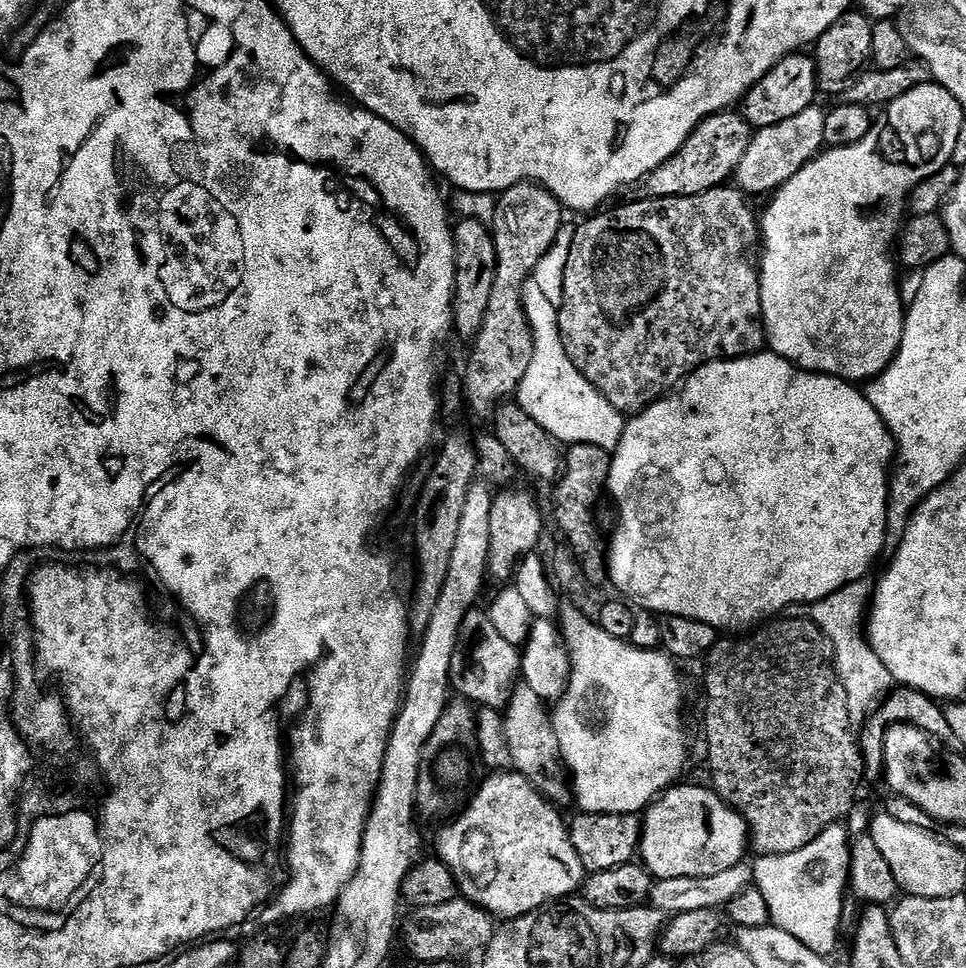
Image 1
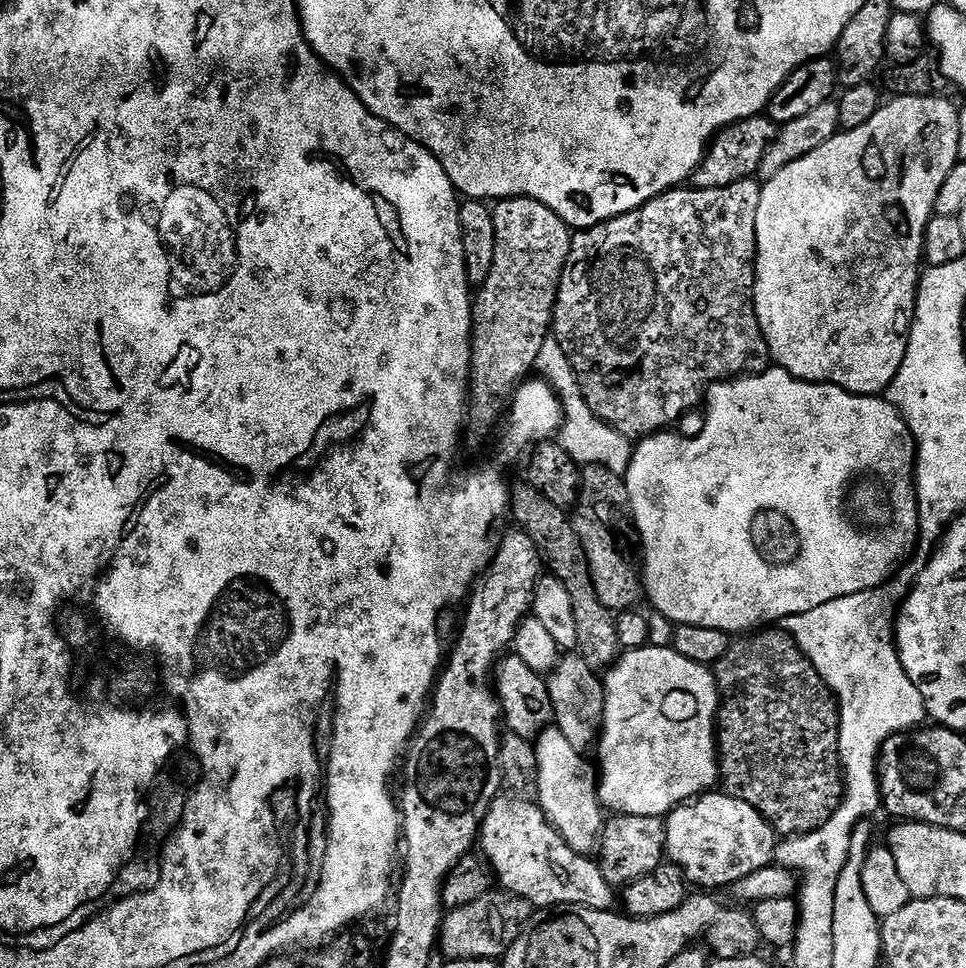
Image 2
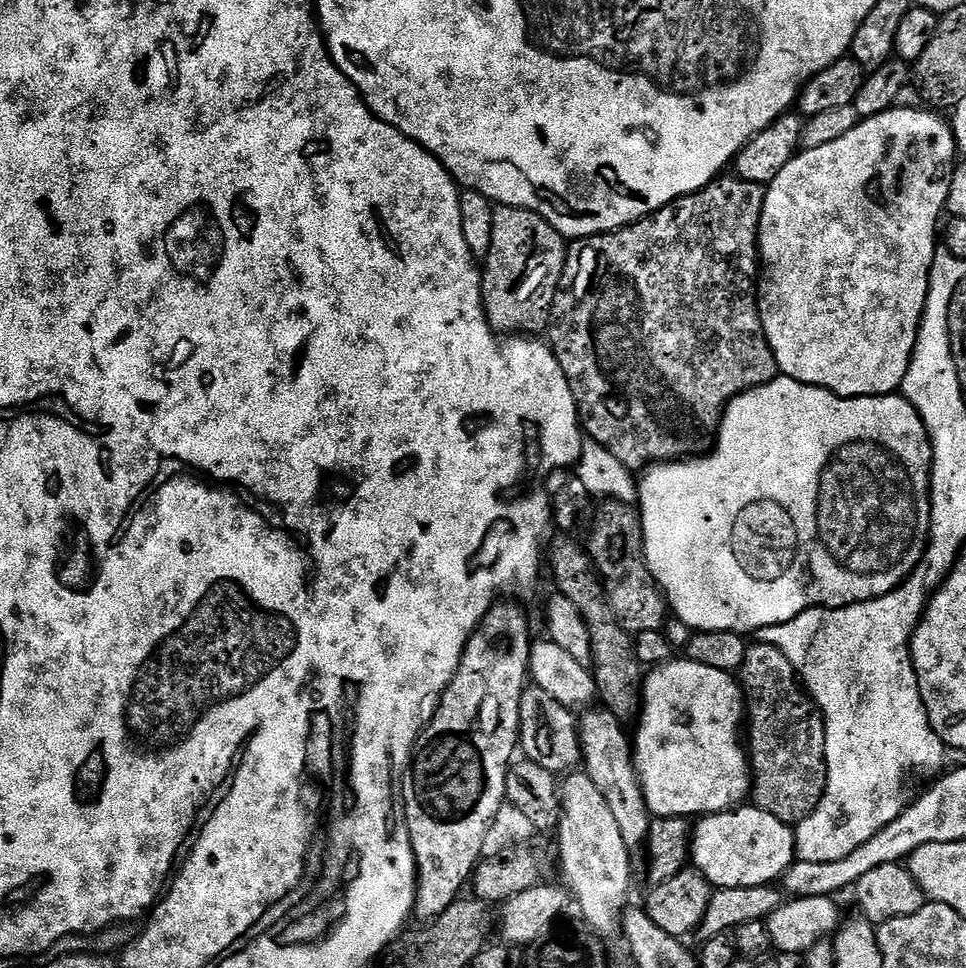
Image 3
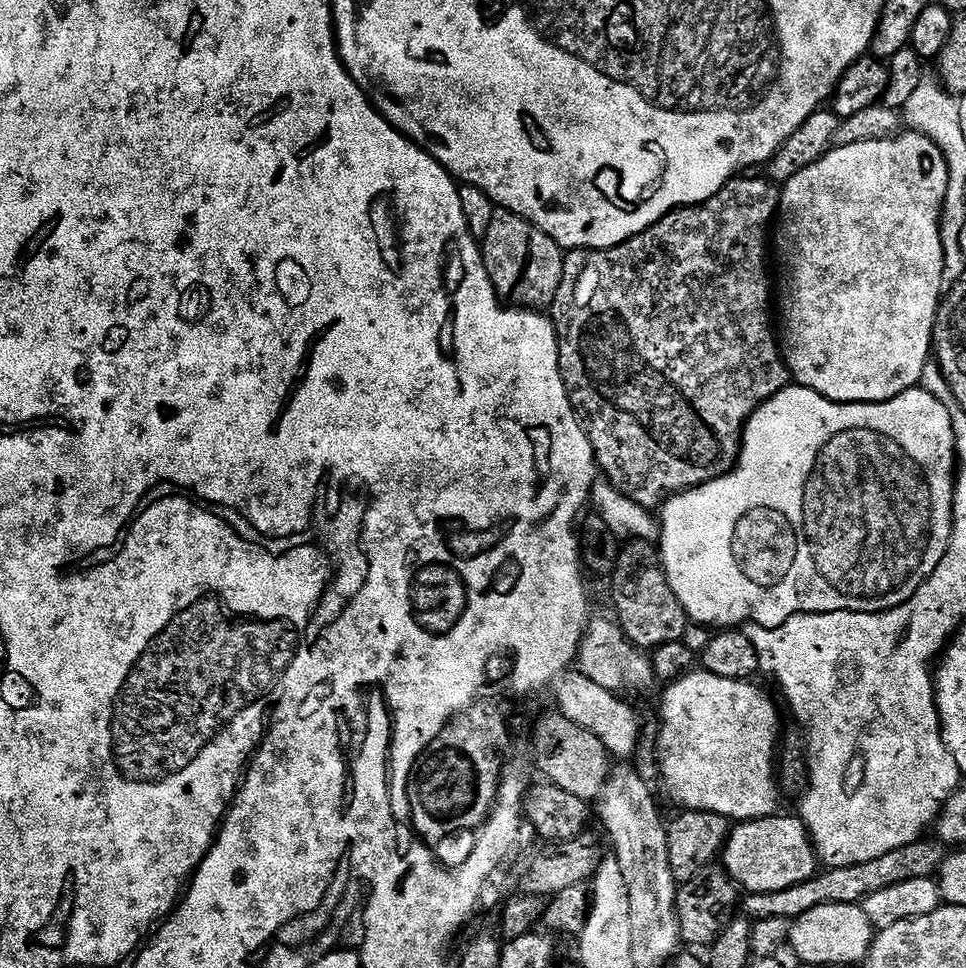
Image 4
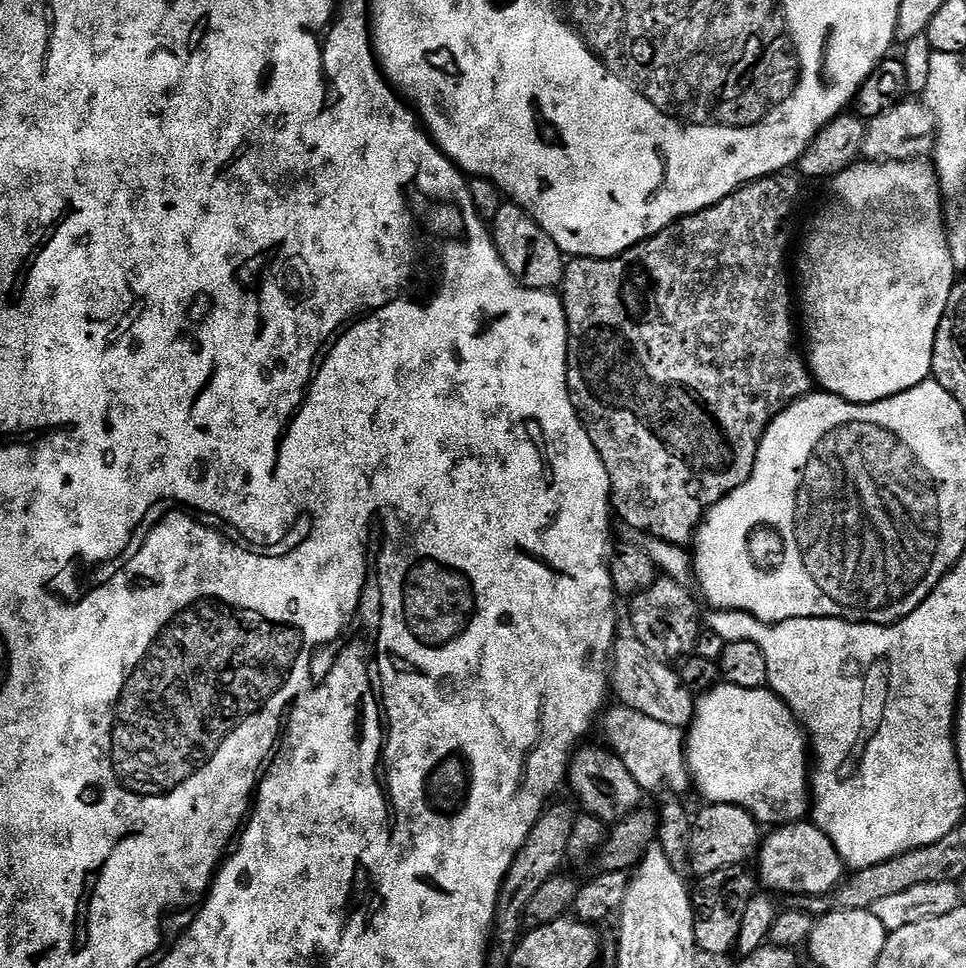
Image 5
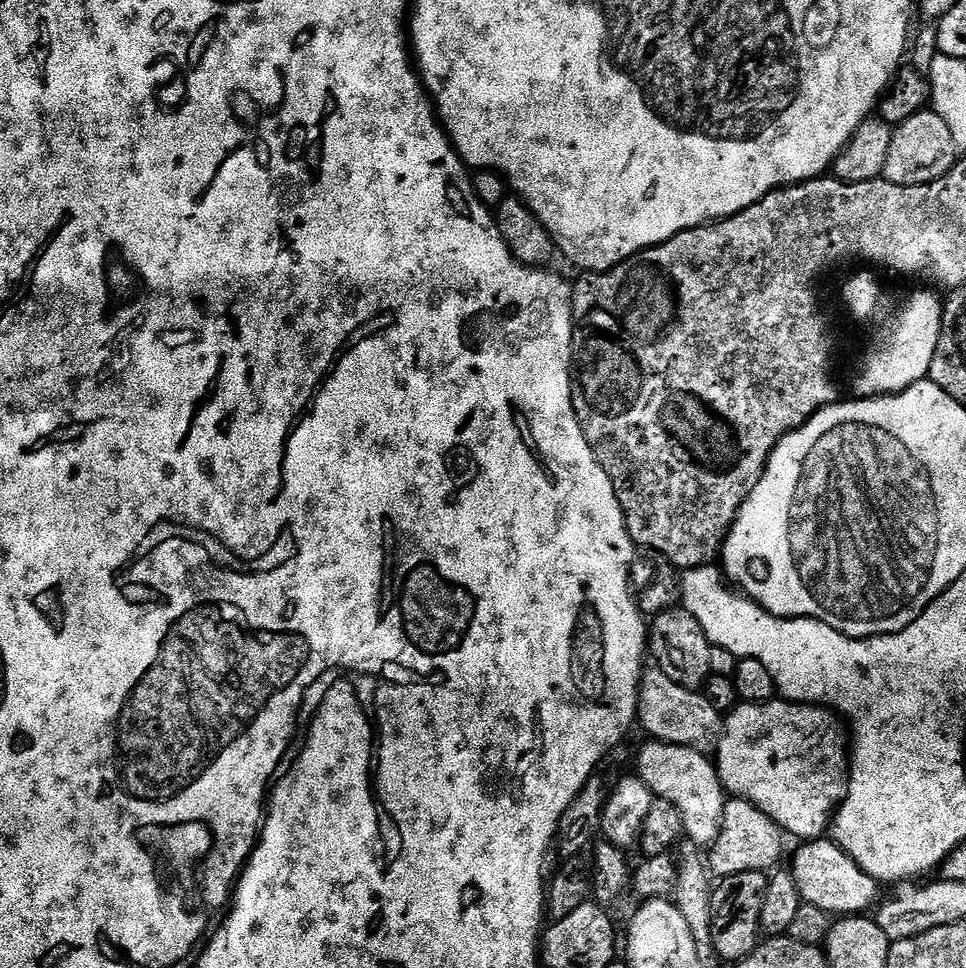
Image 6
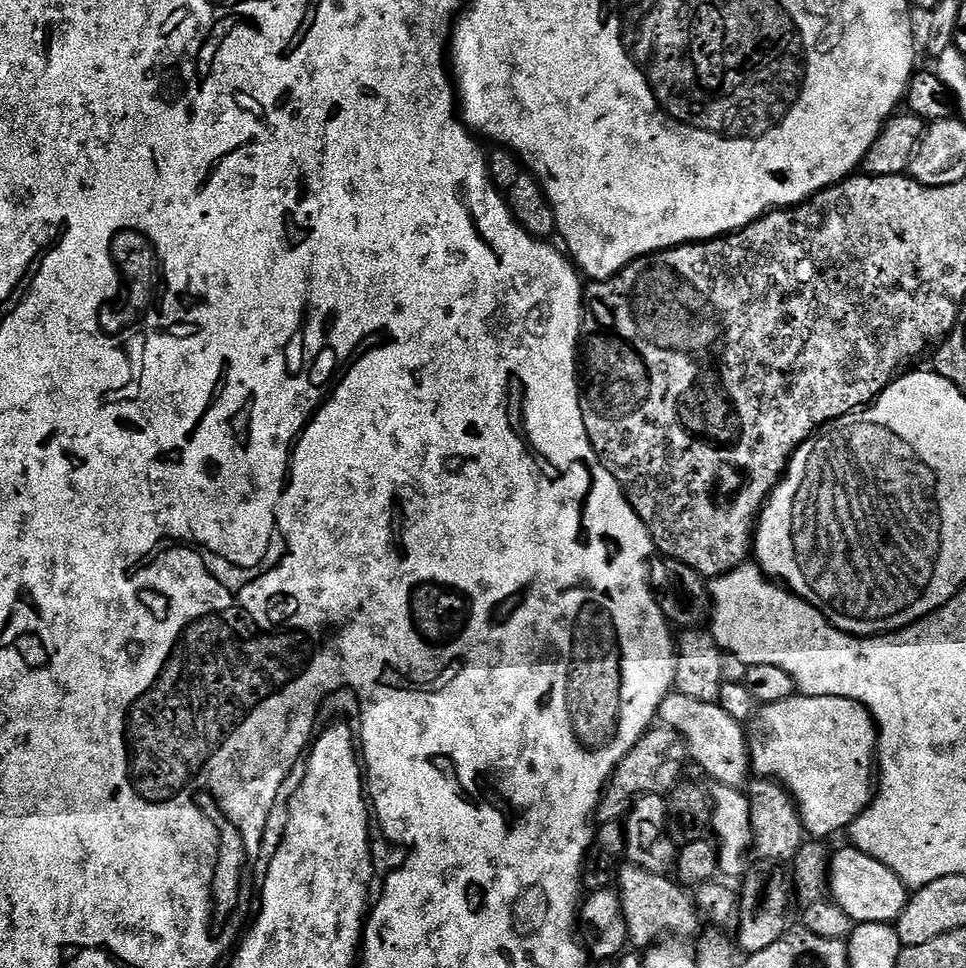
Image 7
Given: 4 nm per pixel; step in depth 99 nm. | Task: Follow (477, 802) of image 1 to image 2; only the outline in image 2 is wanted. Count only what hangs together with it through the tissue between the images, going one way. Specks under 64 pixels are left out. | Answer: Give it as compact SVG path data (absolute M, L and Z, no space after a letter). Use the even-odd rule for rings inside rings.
M516 794L497 796L480 825L478 844L484 847L483 859L492 869L499 887L528 900L540 910L585 904L587 908L609 911L618 896L612 893L615 892L613 885L602 874L599 863L573 850L546 819L539 803L524 799L528 798Z

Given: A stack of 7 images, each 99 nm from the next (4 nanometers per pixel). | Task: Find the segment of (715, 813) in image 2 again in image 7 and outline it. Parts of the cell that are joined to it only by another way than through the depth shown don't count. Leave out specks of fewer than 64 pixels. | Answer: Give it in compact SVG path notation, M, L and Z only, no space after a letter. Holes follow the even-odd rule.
M847 846L841 852L833 851L828 865L828 892L833 904L846 910L853 925L882 923L891 925L902 914L908 904L909 889L896 874L882 862L860 852L854 846Z

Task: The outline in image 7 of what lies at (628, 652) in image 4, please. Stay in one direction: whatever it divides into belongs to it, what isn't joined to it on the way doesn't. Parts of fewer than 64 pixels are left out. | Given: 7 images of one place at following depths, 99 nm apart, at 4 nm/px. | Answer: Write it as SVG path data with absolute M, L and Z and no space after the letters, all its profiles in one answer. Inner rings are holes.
M671 691L660 707L659 723L672 732L679 734L680 739L688 748L689 757L709 776L709 781L730 786L731 788L747 789L750 783L750 757L748 755L748 738L745 725L740 724L726 710L722 710L719 703L698 702L698 698L690 698L678 691Z

